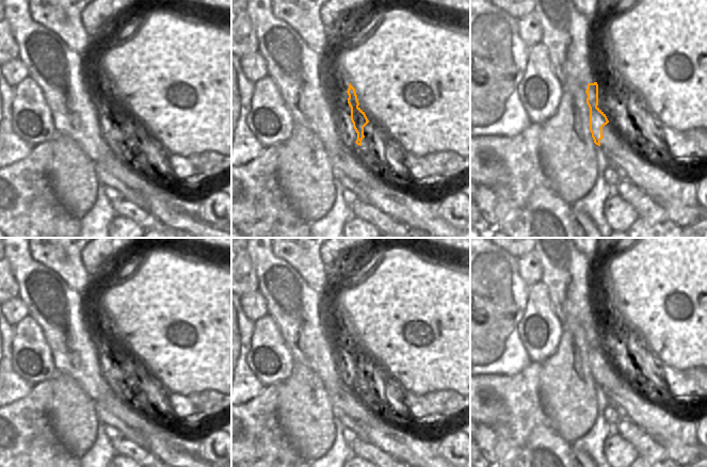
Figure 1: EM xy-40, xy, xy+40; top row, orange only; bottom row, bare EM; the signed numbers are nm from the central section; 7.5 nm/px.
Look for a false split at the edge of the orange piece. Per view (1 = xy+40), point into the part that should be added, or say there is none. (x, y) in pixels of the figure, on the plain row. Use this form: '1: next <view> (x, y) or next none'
1: next none

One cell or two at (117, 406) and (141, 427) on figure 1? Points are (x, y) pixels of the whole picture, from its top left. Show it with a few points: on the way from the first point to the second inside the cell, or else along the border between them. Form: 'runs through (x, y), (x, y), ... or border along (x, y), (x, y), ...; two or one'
runs through (123, 411), (135, 421); one

